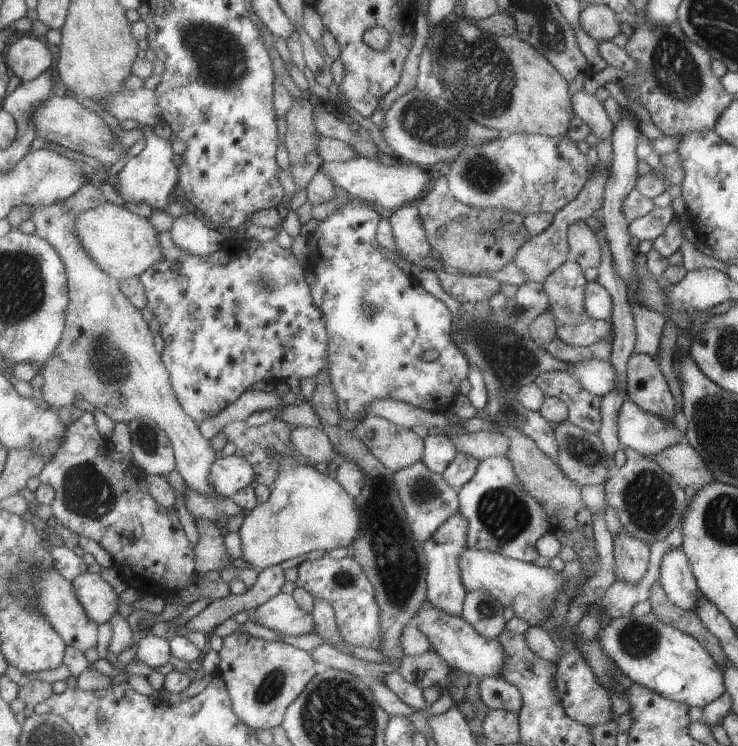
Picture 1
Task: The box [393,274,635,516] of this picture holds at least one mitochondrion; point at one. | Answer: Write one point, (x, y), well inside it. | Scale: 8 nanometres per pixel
(509, 361)

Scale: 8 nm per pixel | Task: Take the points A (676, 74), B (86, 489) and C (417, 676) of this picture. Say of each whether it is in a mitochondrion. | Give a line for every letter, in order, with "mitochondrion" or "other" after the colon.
A: mitochondrion
B: mitochondrion
C: other

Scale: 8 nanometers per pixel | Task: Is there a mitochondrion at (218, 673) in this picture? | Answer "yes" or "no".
no

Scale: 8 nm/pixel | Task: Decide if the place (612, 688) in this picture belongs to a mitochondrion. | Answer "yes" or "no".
no

